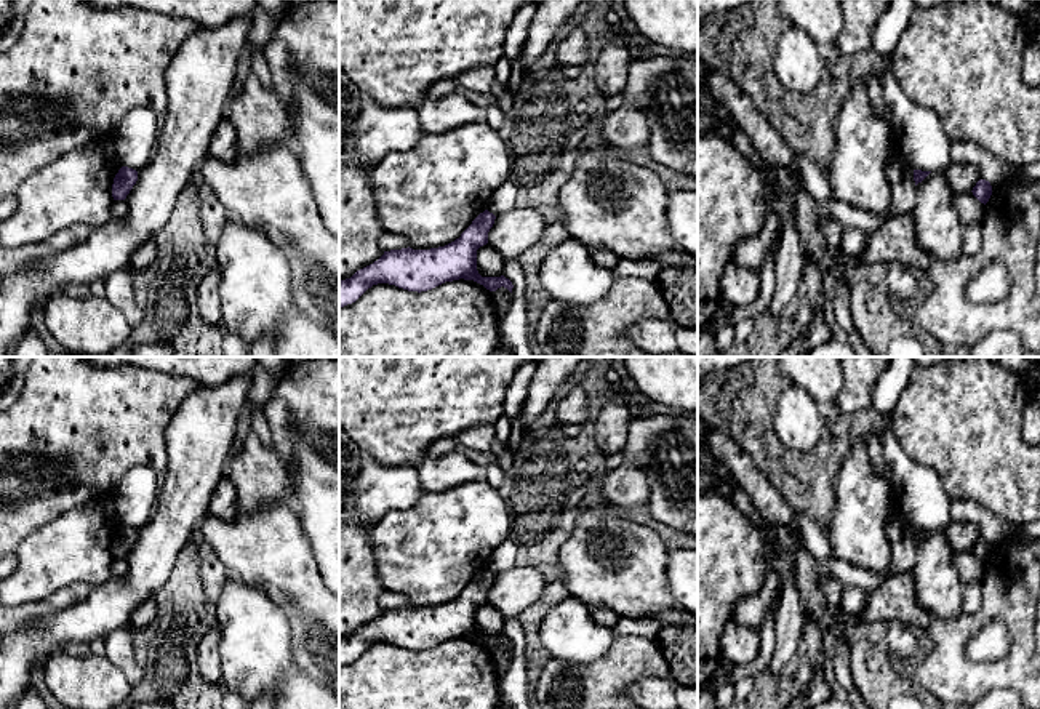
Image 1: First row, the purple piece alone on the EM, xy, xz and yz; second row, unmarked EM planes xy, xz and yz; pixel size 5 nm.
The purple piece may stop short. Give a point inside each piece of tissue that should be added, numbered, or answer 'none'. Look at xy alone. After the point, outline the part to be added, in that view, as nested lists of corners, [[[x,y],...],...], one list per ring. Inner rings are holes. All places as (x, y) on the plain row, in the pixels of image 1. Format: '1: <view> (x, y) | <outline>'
none

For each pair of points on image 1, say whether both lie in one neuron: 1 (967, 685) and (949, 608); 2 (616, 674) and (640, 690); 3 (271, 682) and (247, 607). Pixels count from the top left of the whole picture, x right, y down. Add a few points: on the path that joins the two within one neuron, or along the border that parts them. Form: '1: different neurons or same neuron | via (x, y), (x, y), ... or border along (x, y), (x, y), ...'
1: different neurons | border along (962, 613), (943, 623)
2: different neurons | border along (668, 674), (639, 677), (623, 692)
3: same neuron | via (260, 663), (256, 660), (255, 631), (252, 626)

